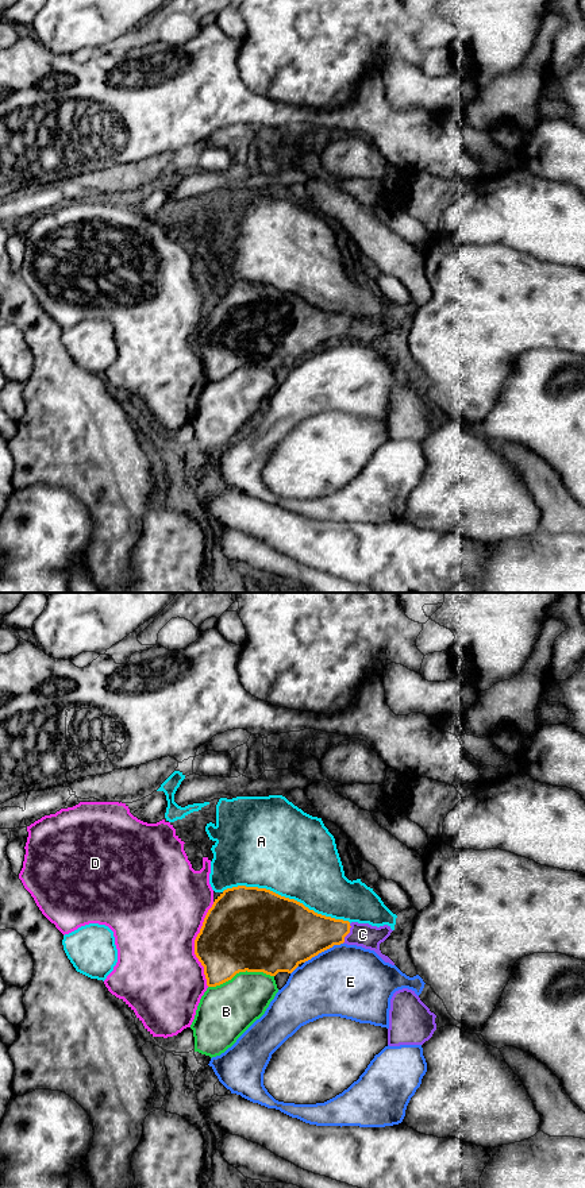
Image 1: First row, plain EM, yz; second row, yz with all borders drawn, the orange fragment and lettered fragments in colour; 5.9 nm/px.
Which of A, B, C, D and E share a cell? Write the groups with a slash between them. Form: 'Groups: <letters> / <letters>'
Groups: A / B / C / D / E

